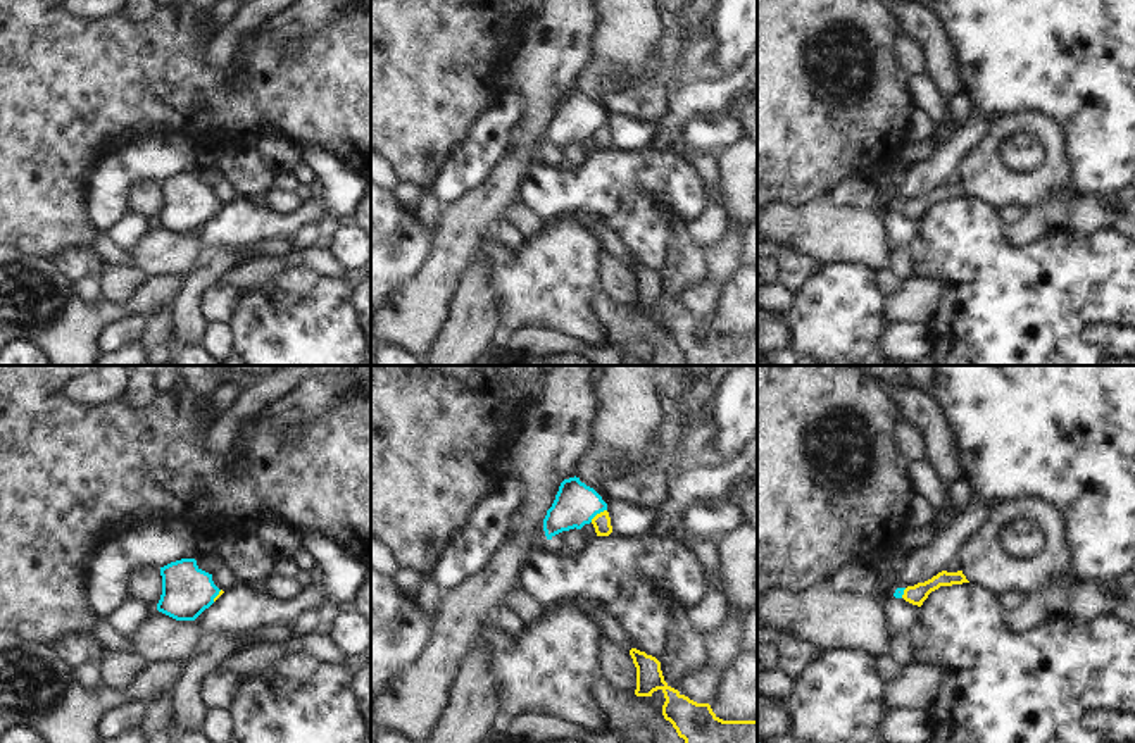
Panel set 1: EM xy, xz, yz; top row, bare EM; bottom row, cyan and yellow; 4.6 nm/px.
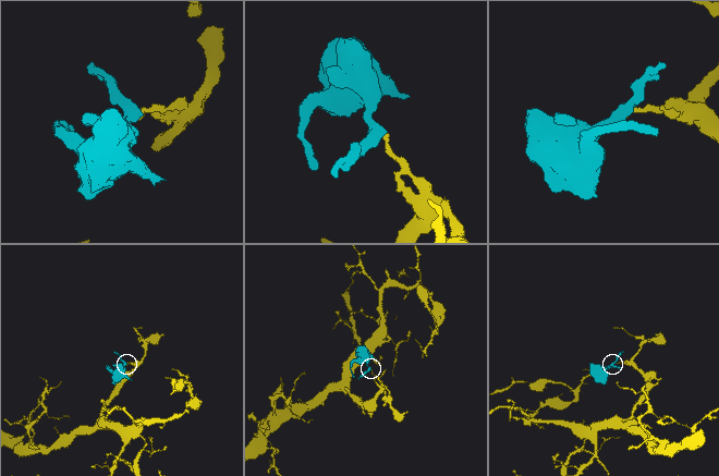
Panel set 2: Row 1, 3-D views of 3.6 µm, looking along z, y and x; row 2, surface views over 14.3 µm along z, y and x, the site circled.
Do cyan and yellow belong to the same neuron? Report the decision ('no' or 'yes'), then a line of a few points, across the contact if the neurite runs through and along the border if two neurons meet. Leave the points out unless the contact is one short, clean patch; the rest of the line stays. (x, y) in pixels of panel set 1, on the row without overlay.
no; line xz (606, 123), (590, 135)

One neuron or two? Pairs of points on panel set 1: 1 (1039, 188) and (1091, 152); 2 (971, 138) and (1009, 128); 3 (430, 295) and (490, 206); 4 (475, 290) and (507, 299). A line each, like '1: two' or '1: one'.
1: two
2: two
3: one
4: two

